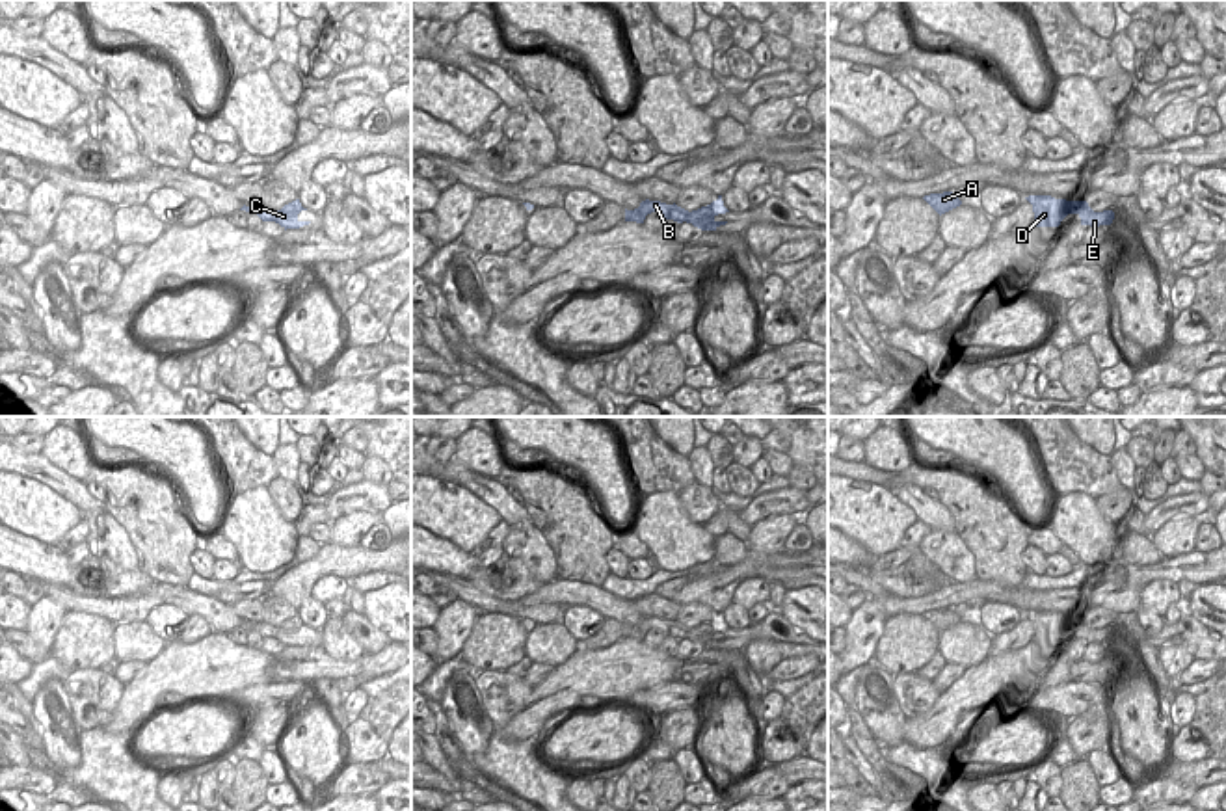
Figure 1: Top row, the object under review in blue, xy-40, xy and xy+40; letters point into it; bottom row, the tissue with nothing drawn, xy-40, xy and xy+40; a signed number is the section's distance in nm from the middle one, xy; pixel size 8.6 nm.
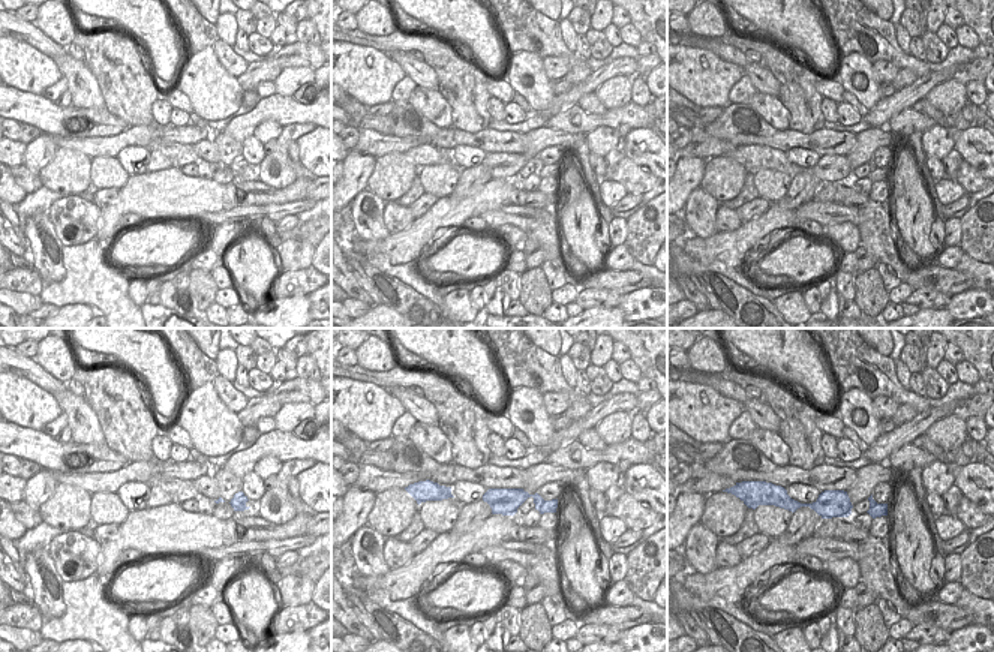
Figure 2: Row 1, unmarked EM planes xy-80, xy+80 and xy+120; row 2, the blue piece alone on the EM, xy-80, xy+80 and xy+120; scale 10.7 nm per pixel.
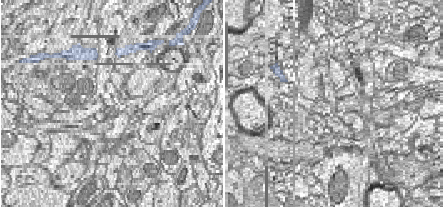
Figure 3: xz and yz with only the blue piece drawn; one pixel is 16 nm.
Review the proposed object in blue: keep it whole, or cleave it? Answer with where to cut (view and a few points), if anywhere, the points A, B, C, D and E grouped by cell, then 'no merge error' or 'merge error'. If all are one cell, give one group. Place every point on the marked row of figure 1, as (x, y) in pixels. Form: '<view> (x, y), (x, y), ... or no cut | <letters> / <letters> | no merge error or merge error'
xy (679, 207), (670, 207), (663, 214) | A B D / C E | merge error

